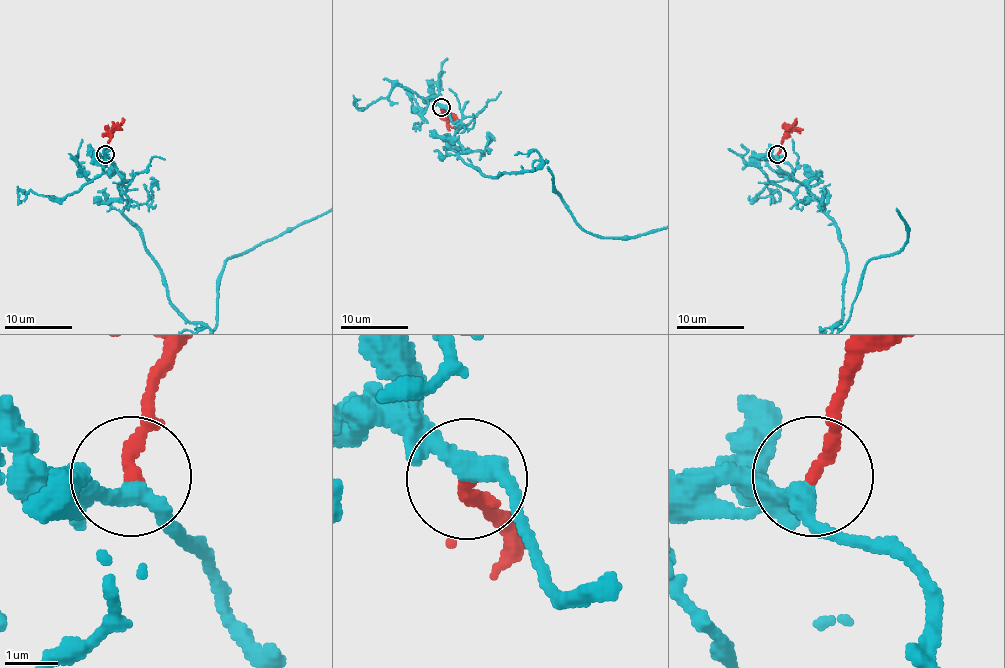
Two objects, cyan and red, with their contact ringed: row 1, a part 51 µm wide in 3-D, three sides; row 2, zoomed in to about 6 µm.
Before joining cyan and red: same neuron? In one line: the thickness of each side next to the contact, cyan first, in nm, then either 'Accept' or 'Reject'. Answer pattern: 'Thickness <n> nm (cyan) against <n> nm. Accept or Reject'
Thickness 320 nm (cyan) against 280 nm. Accept

